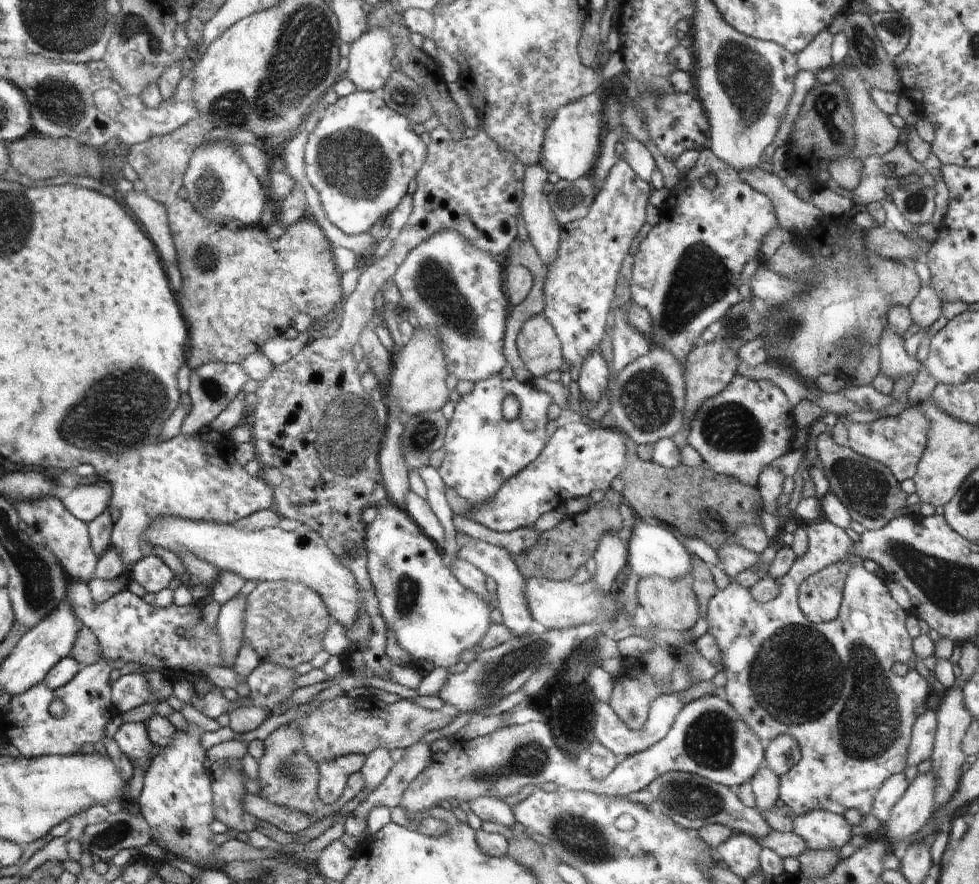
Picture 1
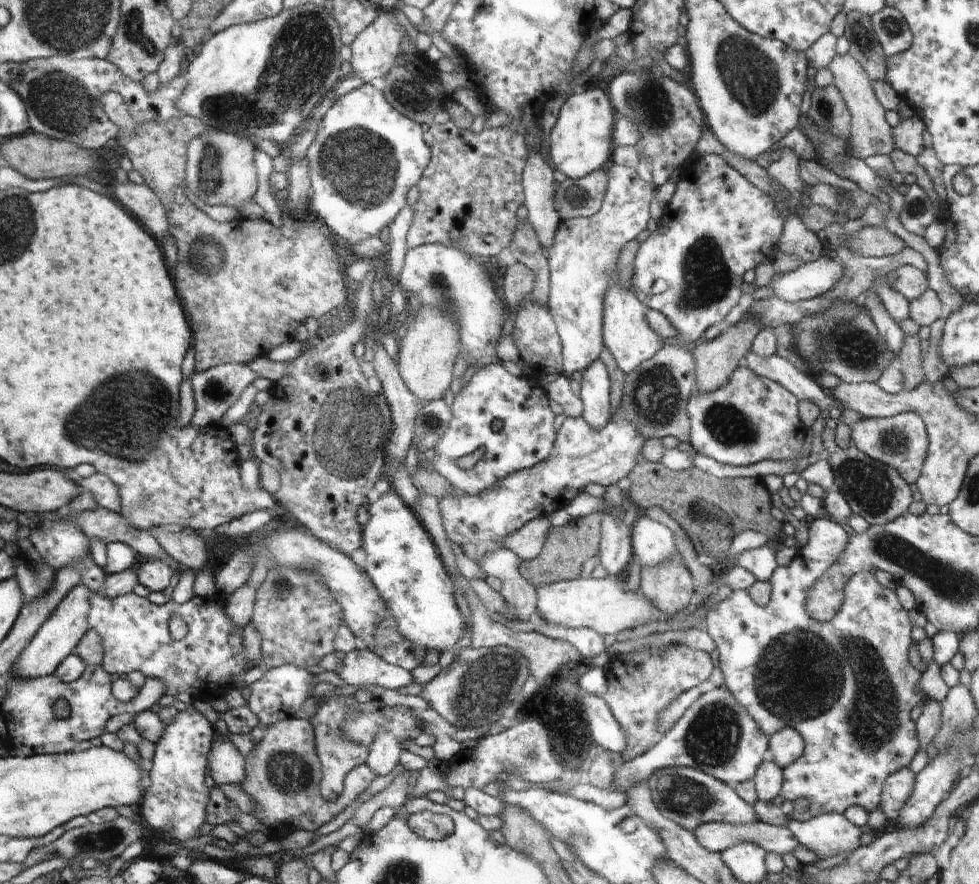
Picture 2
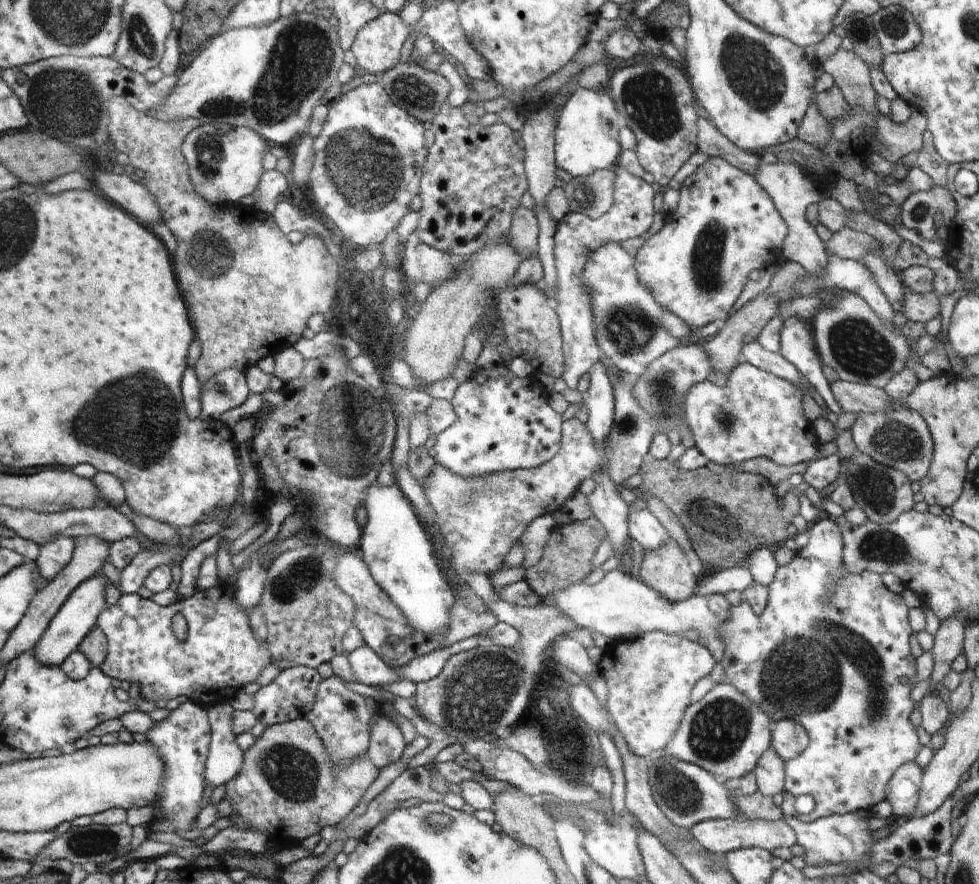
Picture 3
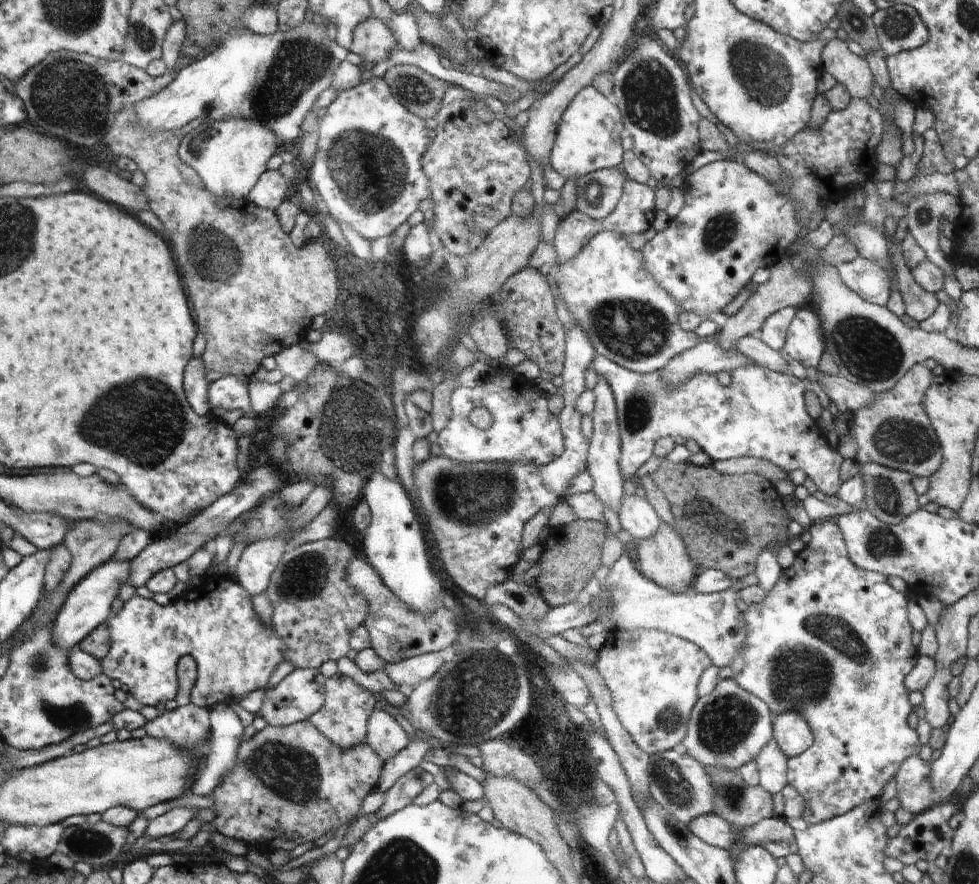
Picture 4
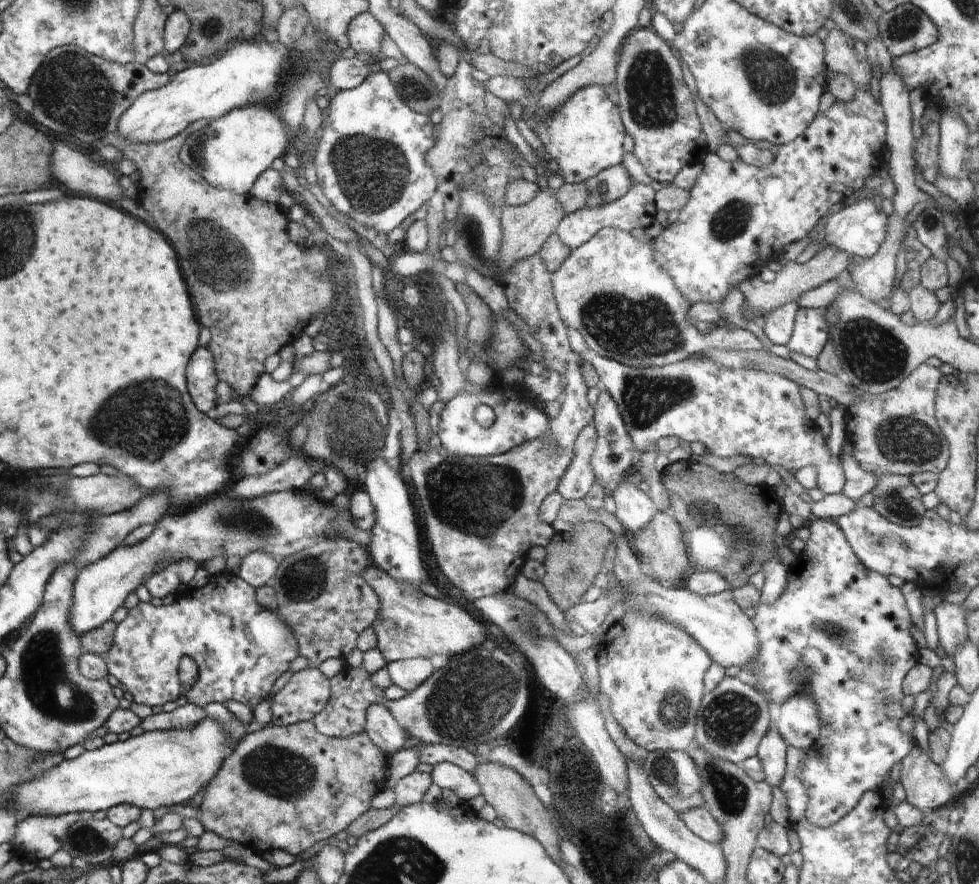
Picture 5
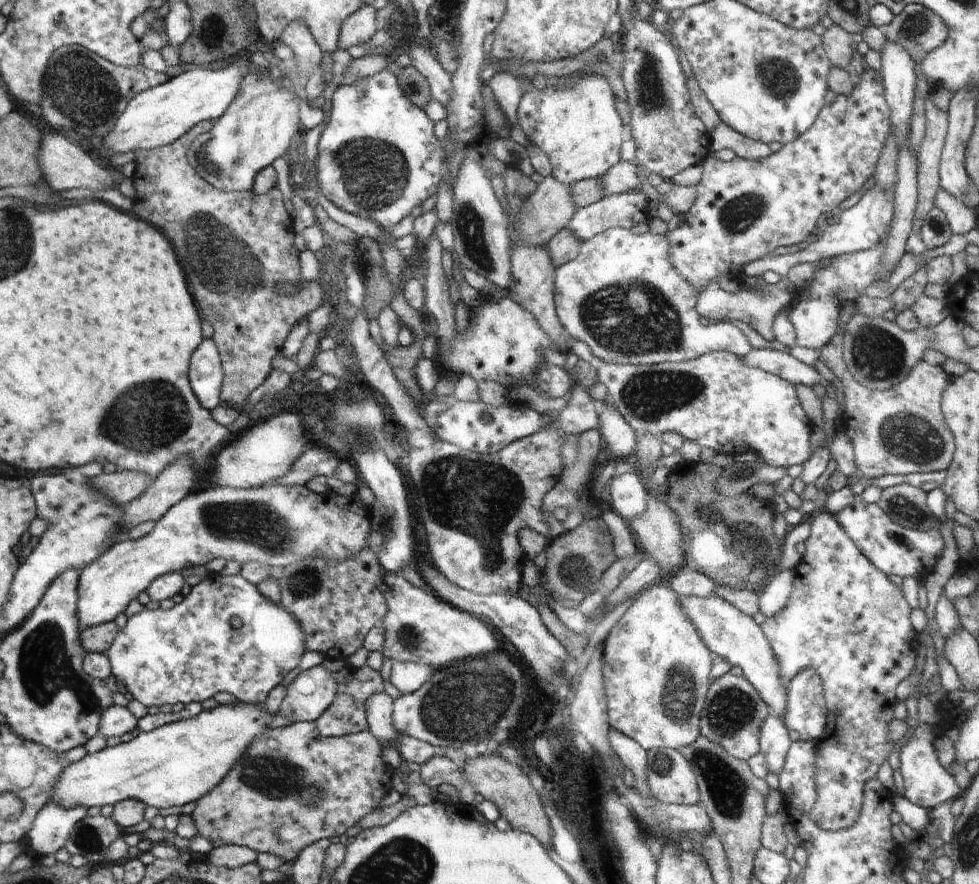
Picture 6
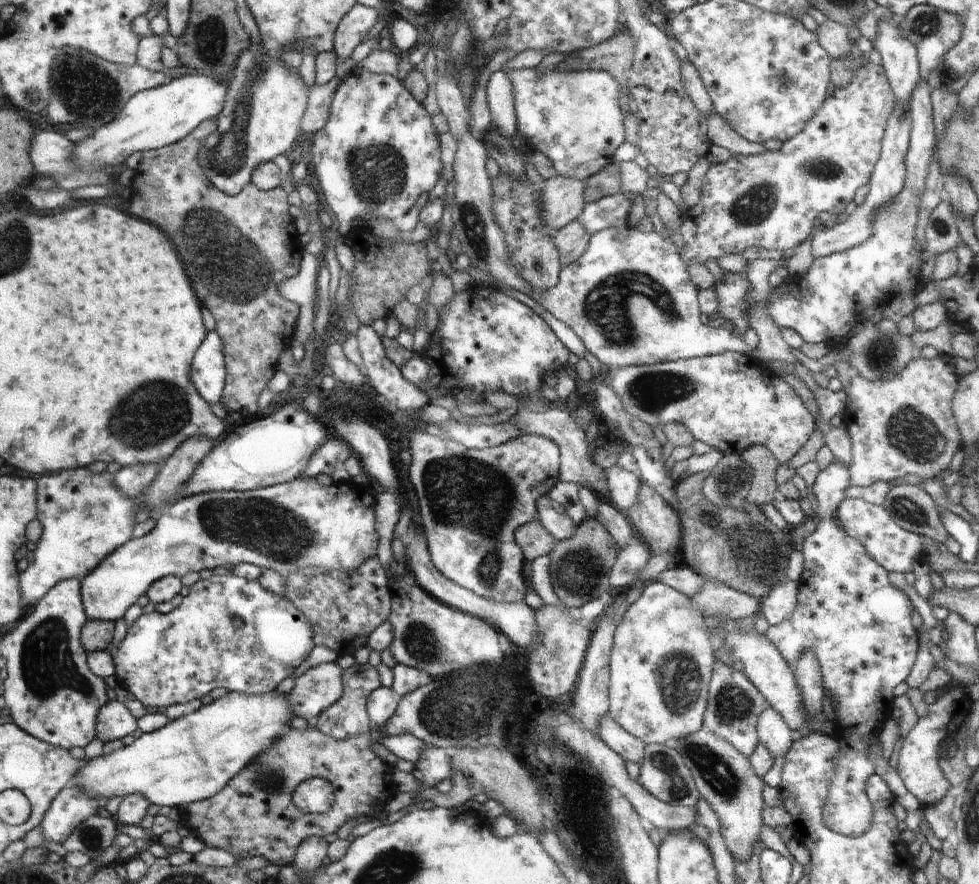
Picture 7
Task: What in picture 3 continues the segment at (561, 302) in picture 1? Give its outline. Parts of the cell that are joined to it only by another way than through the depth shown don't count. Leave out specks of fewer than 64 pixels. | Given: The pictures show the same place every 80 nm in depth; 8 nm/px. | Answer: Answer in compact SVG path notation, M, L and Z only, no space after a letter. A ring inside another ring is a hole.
M619 165L614 167L614 172L616 175L615 197L608 213L593 219L582 213L568 211L556 225L553 251L555 269L557 270L557 296L552 303L561 328L565 358L561 377L567 388L576 389L578 380L582 378L583 374L589 372L590 367L596 364L602 356L594 336L591 304L580 278L588 253L602 243L621 244L627 238L642 236L650 228L655 214L655 192L652 186L646 183L643 178L632 175Z

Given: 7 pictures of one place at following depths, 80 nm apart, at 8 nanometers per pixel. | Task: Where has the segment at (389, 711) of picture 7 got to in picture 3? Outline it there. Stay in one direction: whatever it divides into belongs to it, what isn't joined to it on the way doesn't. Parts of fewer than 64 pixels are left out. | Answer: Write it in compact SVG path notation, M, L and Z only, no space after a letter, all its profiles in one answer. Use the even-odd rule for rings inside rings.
M378 713L369 727L369 759L382 768L396 762L407 747L397 723Z

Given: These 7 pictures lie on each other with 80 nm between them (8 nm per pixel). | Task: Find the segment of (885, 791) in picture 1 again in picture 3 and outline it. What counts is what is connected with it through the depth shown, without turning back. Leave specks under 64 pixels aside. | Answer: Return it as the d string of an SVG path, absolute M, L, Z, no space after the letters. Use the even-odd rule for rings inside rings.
M916 761L903 764L896 770L888 784L885 800L892 804L895 816L912 816L921 796L925 767Z

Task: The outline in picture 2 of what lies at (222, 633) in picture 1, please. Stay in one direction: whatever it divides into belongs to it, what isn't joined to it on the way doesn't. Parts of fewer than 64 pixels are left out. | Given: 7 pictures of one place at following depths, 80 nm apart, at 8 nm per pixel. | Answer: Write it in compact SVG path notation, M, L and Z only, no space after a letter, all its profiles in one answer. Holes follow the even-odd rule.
M244 583L225 598L225 613L241 632L251 621L257 589Z

